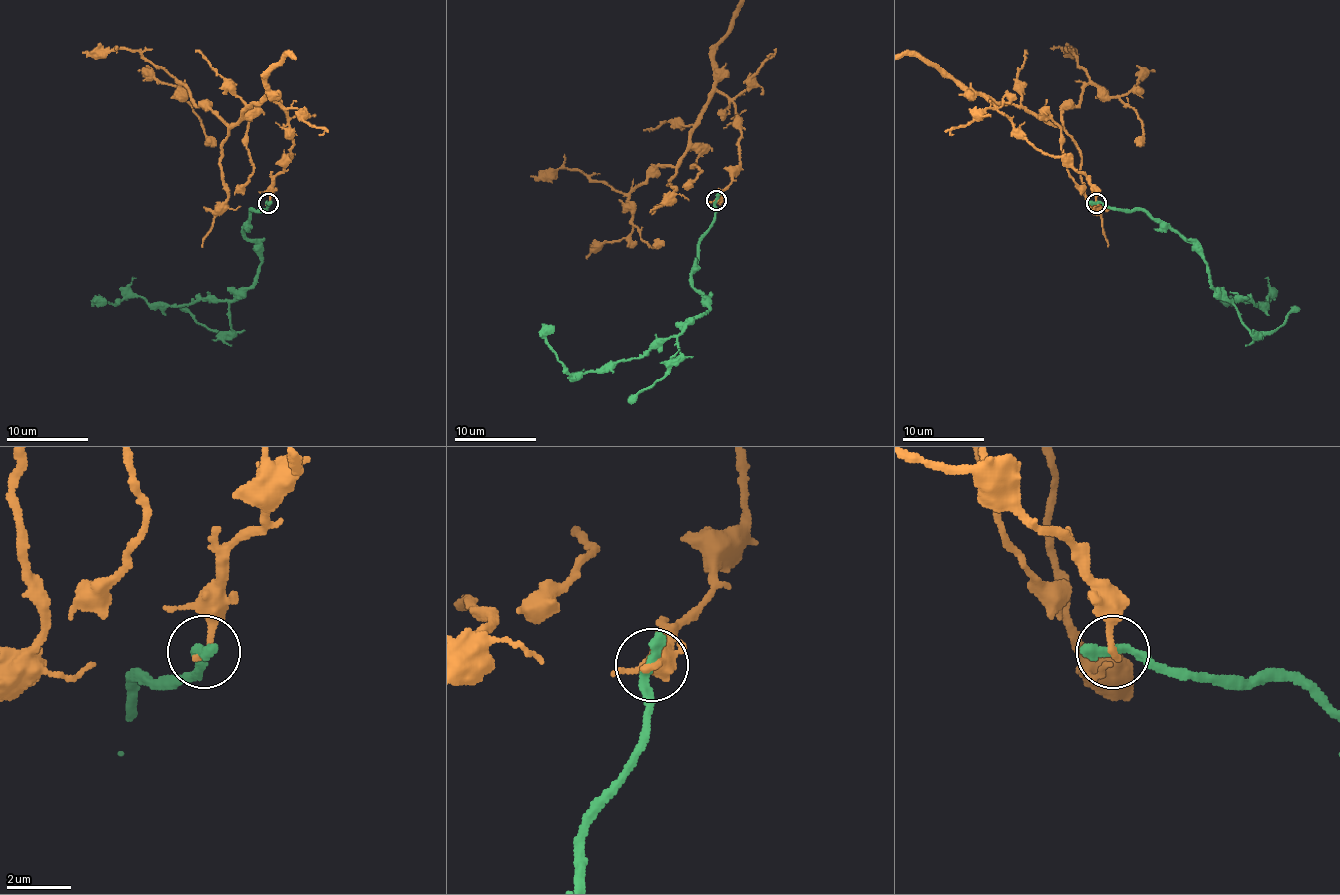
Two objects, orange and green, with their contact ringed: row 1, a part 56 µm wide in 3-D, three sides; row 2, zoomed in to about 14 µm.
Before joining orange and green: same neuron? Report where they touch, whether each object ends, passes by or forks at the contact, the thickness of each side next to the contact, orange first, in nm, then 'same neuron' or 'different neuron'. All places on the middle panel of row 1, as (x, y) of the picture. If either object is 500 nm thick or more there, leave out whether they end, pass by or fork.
(716, 200) | orange ends | green ends | 240/400 nm | different neuron

